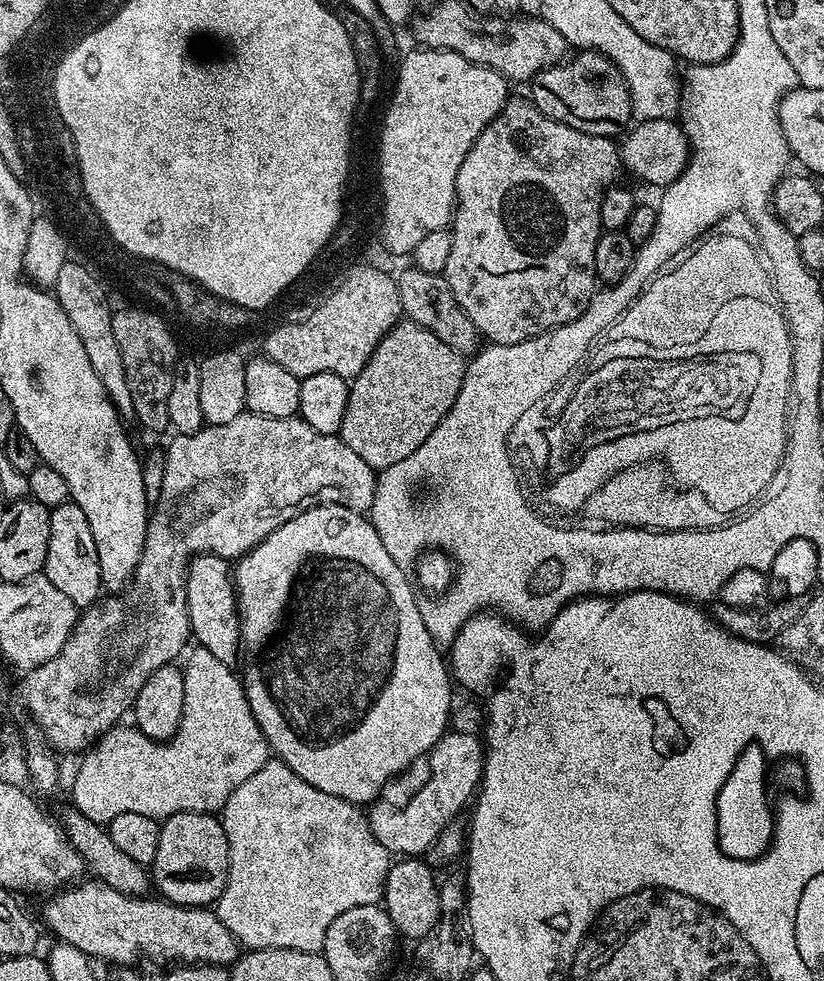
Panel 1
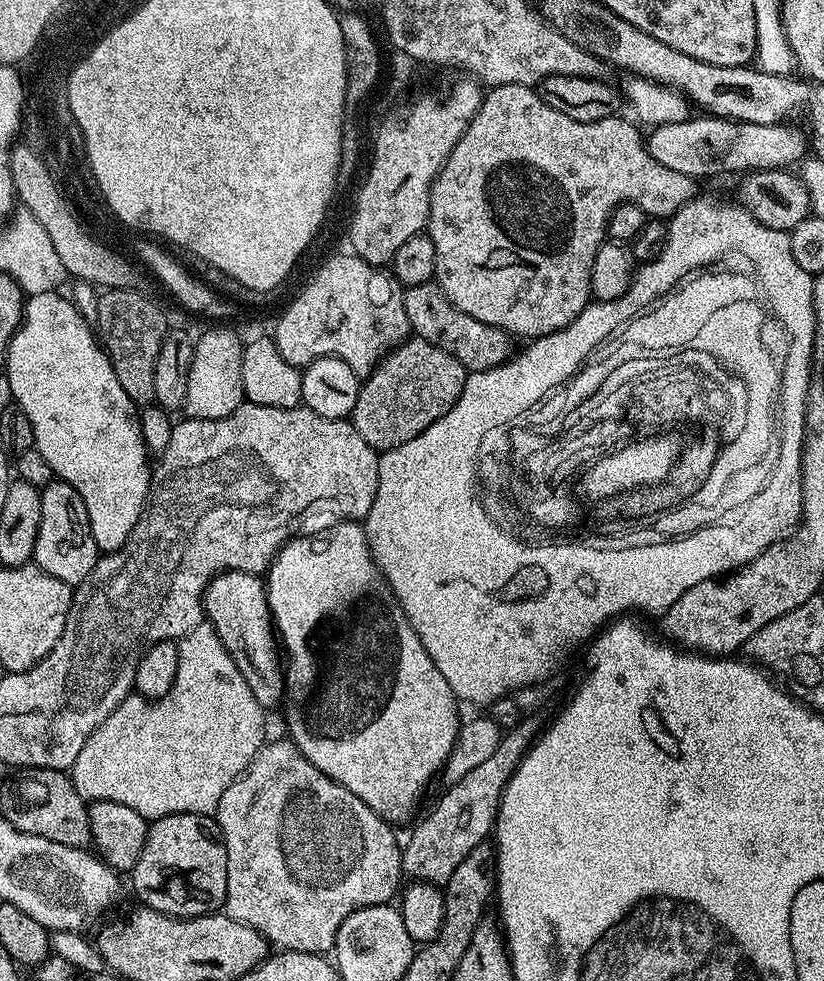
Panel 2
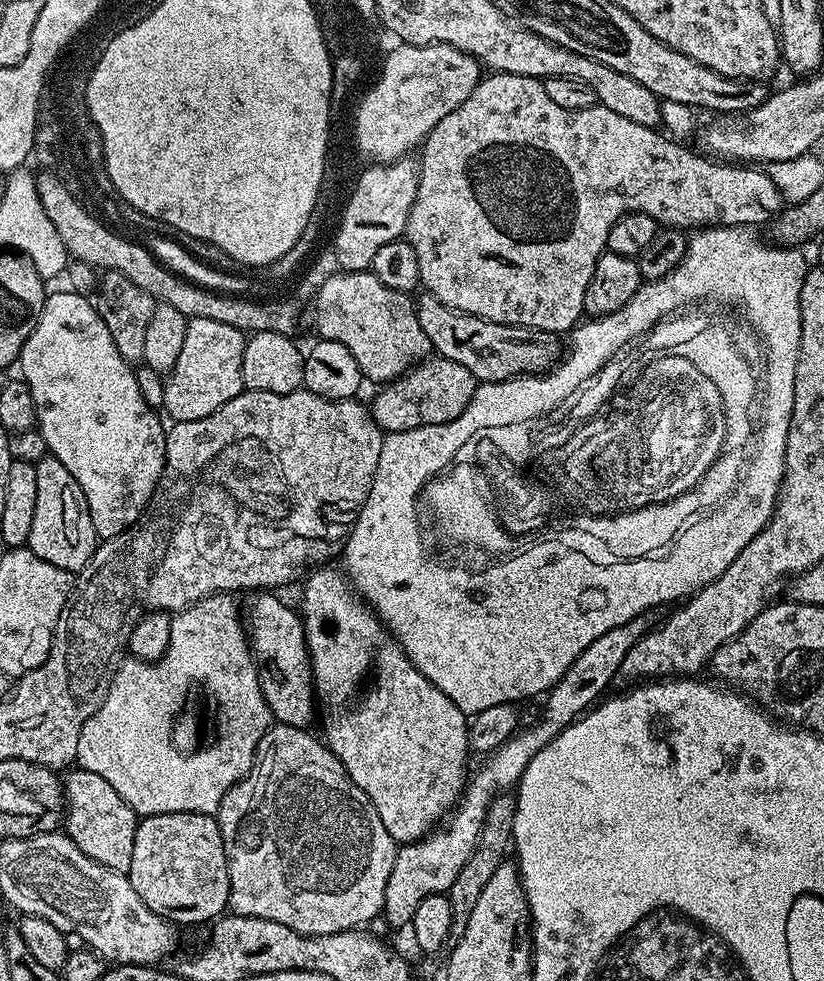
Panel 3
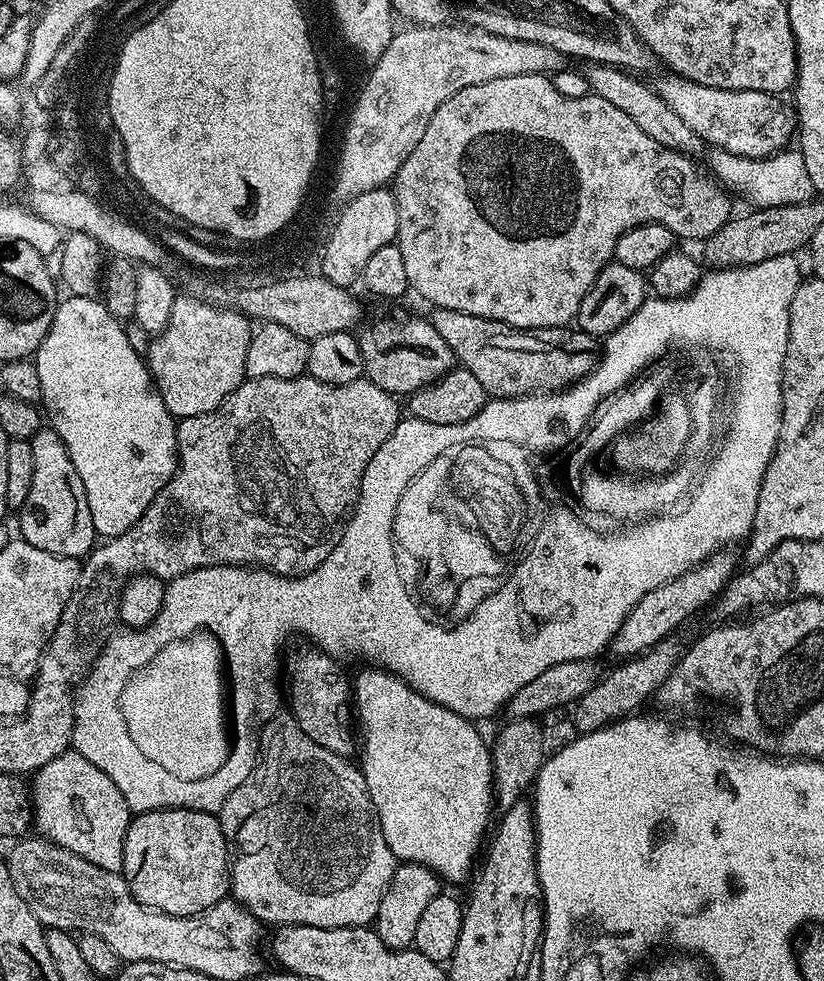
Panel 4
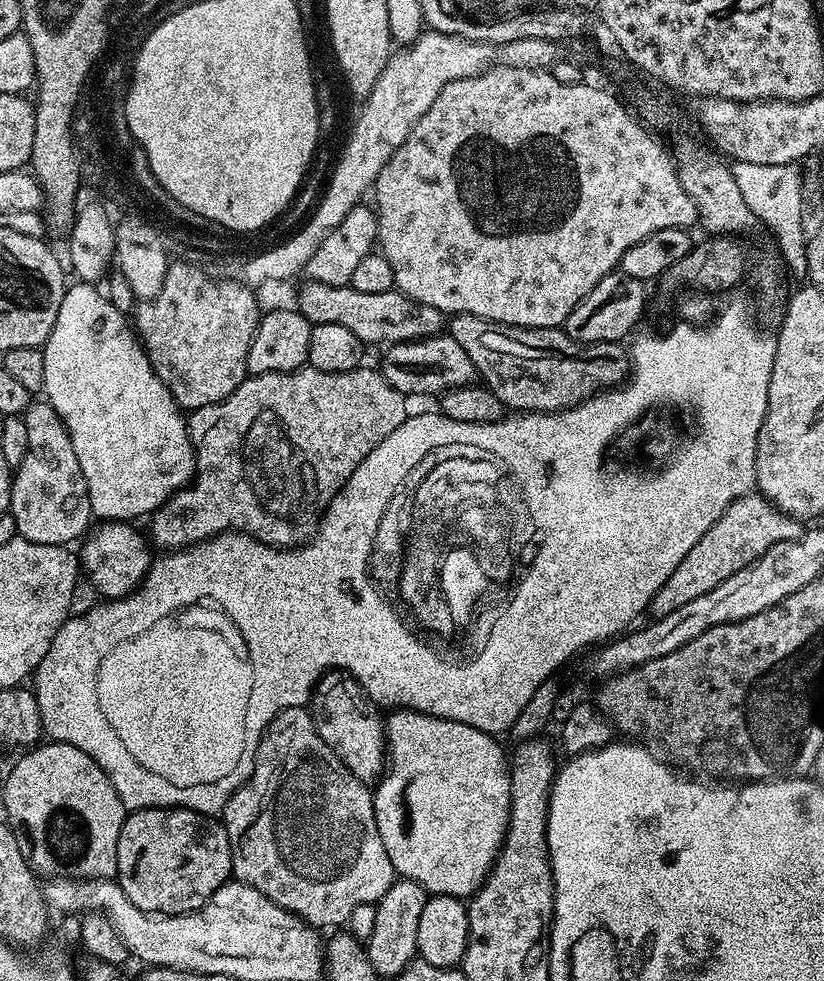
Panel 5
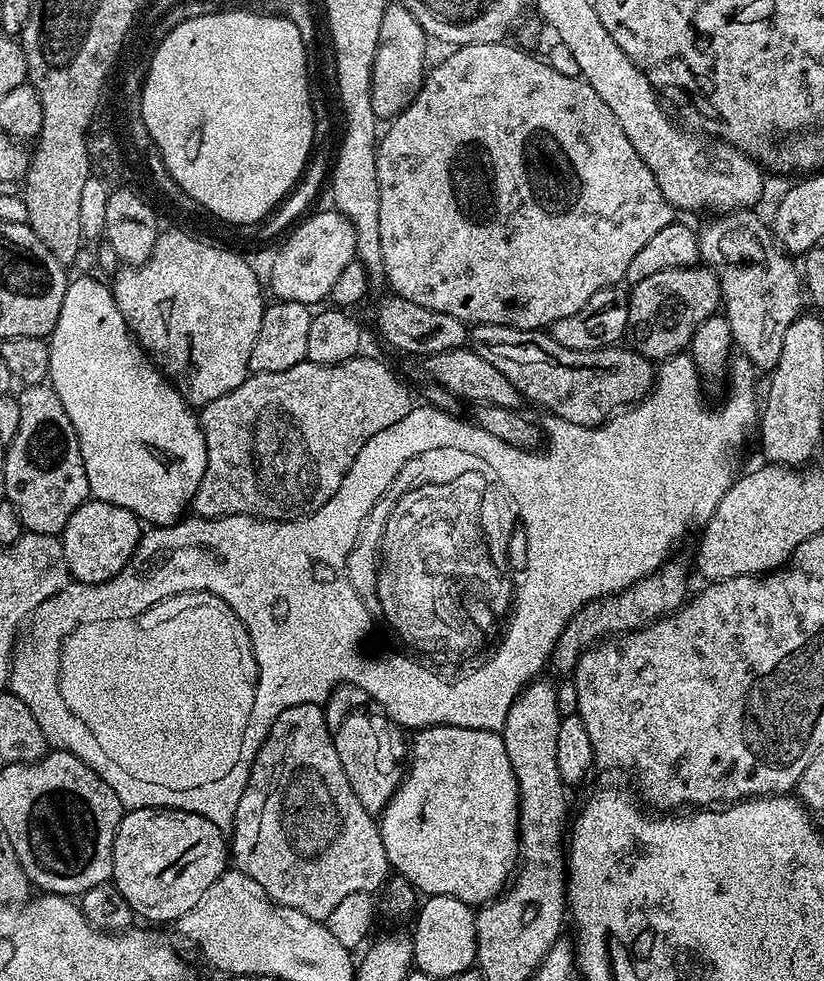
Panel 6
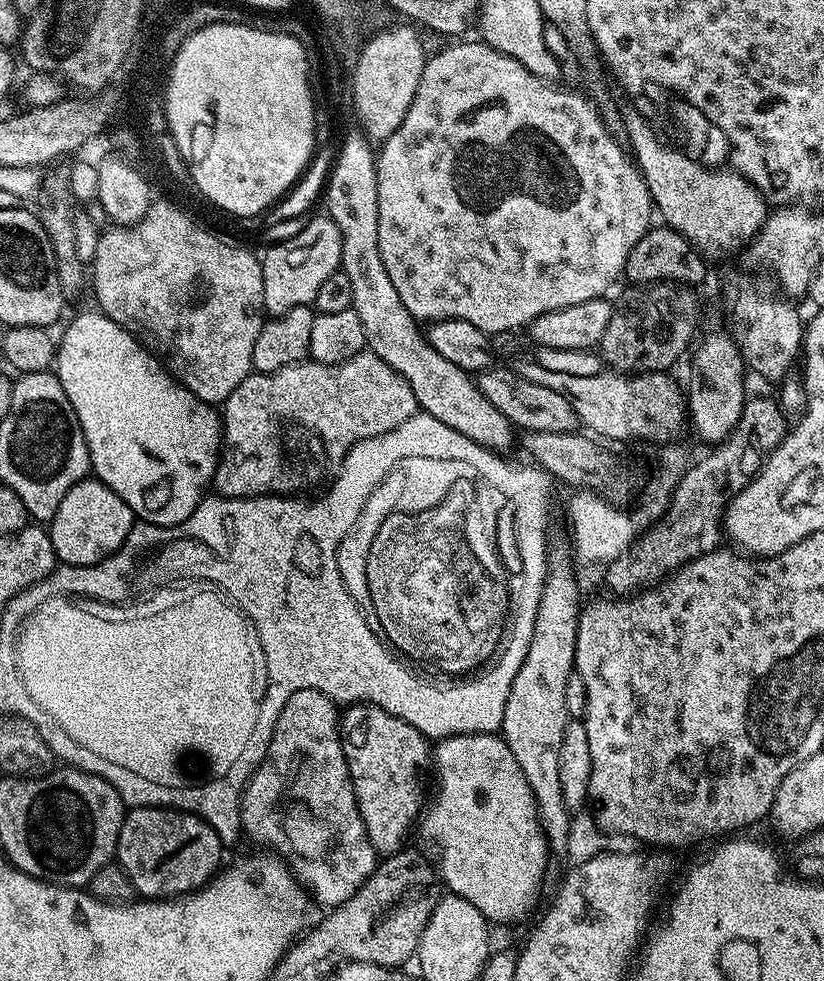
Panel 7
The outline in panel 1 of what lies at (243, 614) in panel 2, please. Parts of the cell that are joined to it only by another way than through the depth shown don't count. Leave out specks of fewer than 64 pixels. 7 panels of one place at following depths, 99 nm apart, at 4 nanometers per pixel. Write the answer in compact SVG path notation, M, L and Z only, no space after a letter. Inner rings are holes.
M193 556L188 566L188 577L184 579L186 606L195 643L210 650L218 662L235 665L236 655L242 652L240 639L240 612L236 608L236 586L234 572L223 556Z

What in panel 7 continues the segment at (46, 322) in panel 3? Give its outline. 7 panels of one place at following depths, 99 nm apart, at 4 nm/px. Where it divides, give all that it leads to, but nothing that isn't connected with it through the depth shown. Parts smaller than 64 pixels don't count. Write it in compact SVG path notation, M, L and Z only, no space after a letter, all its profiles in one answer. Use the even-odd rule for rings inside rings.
M99 310L80 312L69 322L64 337L59 337L58 340L54 371L62 382L62 390L66 390L66 398L70 398L70 406L74 406L74 414L78 414L78 422L82 426L82 434L86 438L88 447L91 475L106 486L110 486L110 490L114 490L114 494L118 494L118 498L122 498L122 502L126 502L126 506L130 506L133 517L139 518L145 524L157 524L169 528L175 524L186 522L186 518L190 518L190 514L194 514L194 510L204 499L210 485L216 479L216 468L220 465L222 451L221 413L213 405L195 396L136 337L131 336L125 328L120 328L118 322L114 322L106 313Z

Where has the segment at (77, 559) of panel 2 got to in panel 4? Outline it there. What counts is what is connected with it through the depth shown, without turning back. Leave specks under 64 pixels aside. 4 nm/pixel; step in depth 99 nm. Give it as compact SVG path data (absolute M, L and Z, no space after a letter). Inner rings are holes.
M41 427L32 436L31 442L34 450L34 482L30 482L30 494L26 494L26 502L18 509L19 535L30 542L30 546L38 546L38 550L46 550L55 556L87 557L97 547L98 537L90 518L90 502L86 502L86 486L82 486L82 478L78 478L78 470L74 470L74 462L70 462L70 454L62 438L58 438L52 427Z

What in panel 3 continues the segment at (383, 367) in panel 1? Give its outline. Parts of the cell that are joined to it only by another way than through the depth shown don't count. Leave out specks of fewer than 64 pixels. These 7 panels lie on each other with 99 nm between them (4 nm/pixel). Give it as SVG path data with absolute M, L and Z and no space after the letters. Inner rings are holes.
M436 354L408 369L400 379L390 380L383 385L377 391L380 393L370 400L370 411L376 425L385 434L414 430L423 424L449 424L462 414L462 410L466 410L466 406L470 406L477 383L466 366Z

